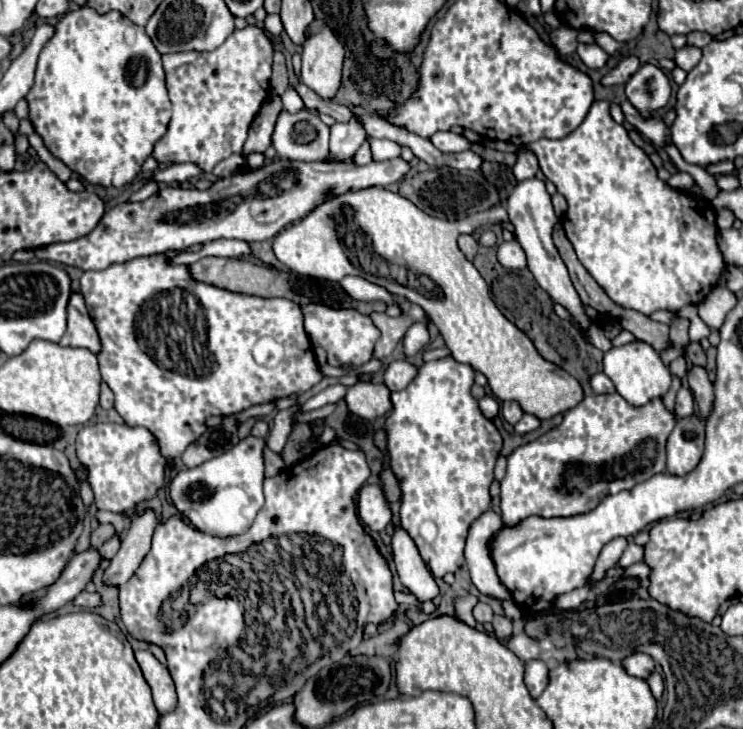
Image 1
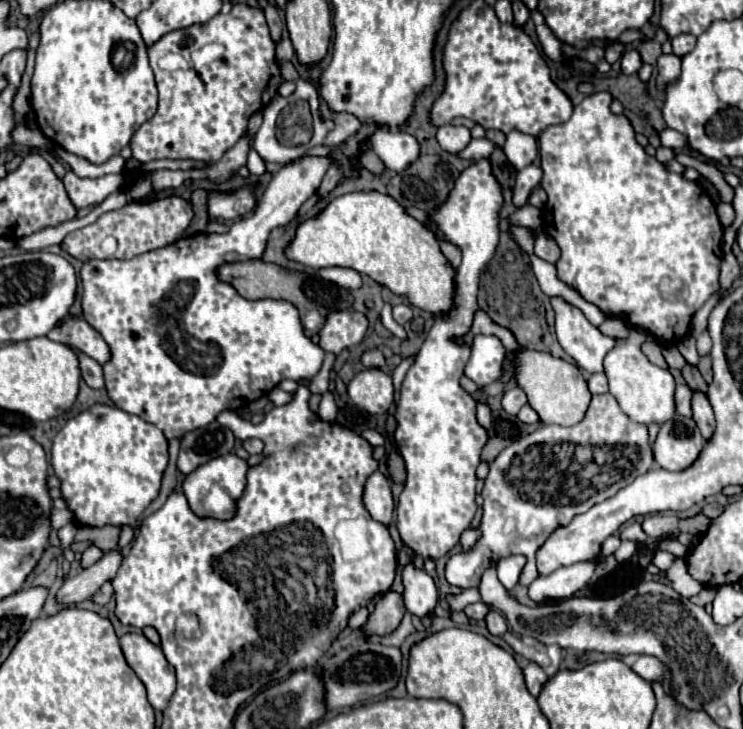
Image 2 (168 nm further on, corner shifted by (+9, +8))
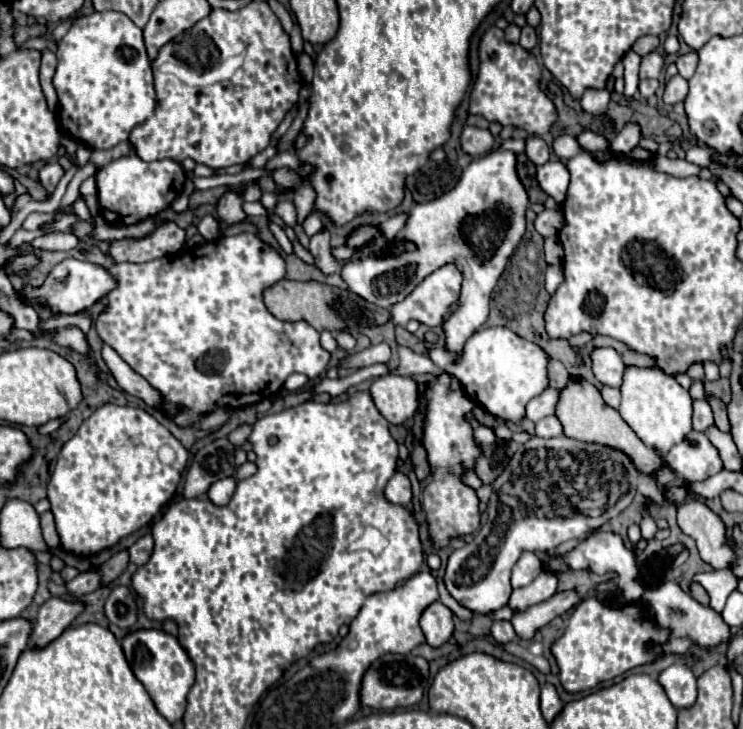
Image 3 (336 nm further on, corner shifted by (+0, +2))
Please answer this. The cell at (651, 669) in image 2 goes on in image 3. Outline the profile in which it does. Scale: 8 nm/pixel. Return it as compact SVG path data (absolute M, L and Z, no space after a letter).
M683 664L669 666L661 672L659 684L665 688L675 708L691 708L697 700L697 678L691 668Z

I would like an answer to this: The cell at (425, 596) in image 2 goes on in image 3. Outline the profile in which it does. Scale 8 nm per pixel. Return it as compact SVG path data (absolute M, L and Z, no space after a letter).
M433 602L421 616L421 630L431 648L447 644L453 634L453 612L441 602Z

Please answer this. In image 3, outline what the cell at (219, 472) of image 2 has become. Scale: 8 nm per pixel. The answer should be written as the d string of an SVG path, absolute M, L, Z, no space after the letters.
M235 478L219 480L219 482L215 482L215 484L209 488L207 496L209 496L209 500L211 500L213 504L217 504L217 506L227 506L229 500L231 500L231 496L233 496L233 492L235 492L235 486L237 486L237 480L235 480Z

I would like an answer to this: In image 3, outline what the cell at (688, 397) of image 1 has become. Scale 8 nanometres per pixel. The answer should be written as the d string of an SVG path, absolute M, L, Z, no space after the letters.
M695 400L693 402L693 428L697 432L707 432L715 424L713 412L707 400Z

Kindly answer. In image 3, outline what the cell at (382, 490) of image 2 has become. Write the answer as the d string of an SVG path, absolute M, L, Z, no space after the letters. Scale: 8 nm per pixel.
M397 472L389 482L387 482L387 488L385 488L385 496L389 502L393 504L401 504L401 506L407 506L413 498L413 490L411 490L411 480Z

